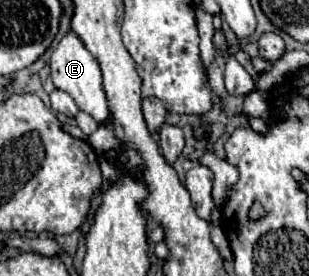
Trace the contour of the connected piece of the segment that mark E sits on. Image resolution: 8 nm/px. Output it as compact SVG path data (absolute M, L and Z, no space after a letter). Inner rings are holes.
M68 31L56 51L52 51L50 57L50 67L52 67L52 81L58 89L66 91L78 105L78 109L90 113L98 123L108 119L108 103L106 103L106 93L102 89L102 73L100 73L100 65L96 63L96 57L84 47L84 43L80 41L80 37L74 31Z

